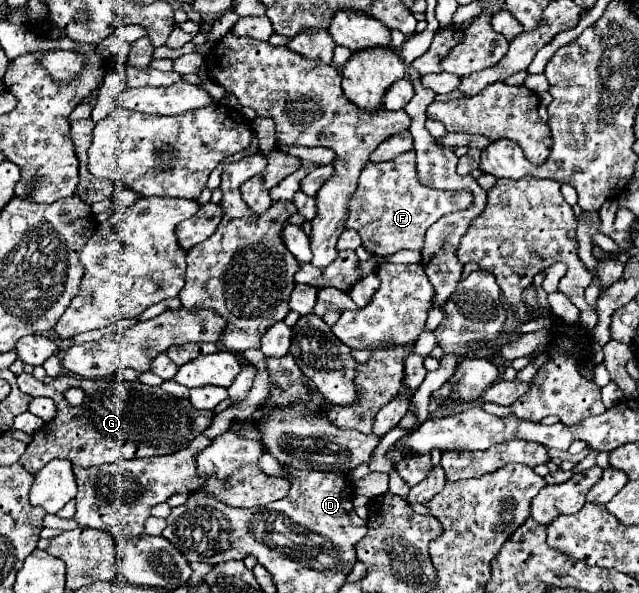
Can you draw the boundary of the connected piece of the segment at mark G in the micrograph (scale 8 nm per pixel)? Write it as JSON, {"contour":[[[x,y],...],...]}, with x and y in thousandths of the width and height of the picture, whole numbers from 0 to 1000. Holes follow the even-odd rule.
{"contour":[[[34,627],[28,634],[28,654],[47,668],[75,668],[88,681],[88,702],[53,732],[41,762],[28,776],[47,799],[56,799],[85,772],[103,772],[116,786],[138,789],[203,772],[269,766],[291,755],[335,705],[332,691],[307,691],[297,675],[272,671],[254,654],[228,651],[216,641],[138,641],[116,631],[97,631],[69,648],[50,631]],[[110,651],[122,651],[135,661],[131,678],[122,688],[110,688],[97,668]]]}

